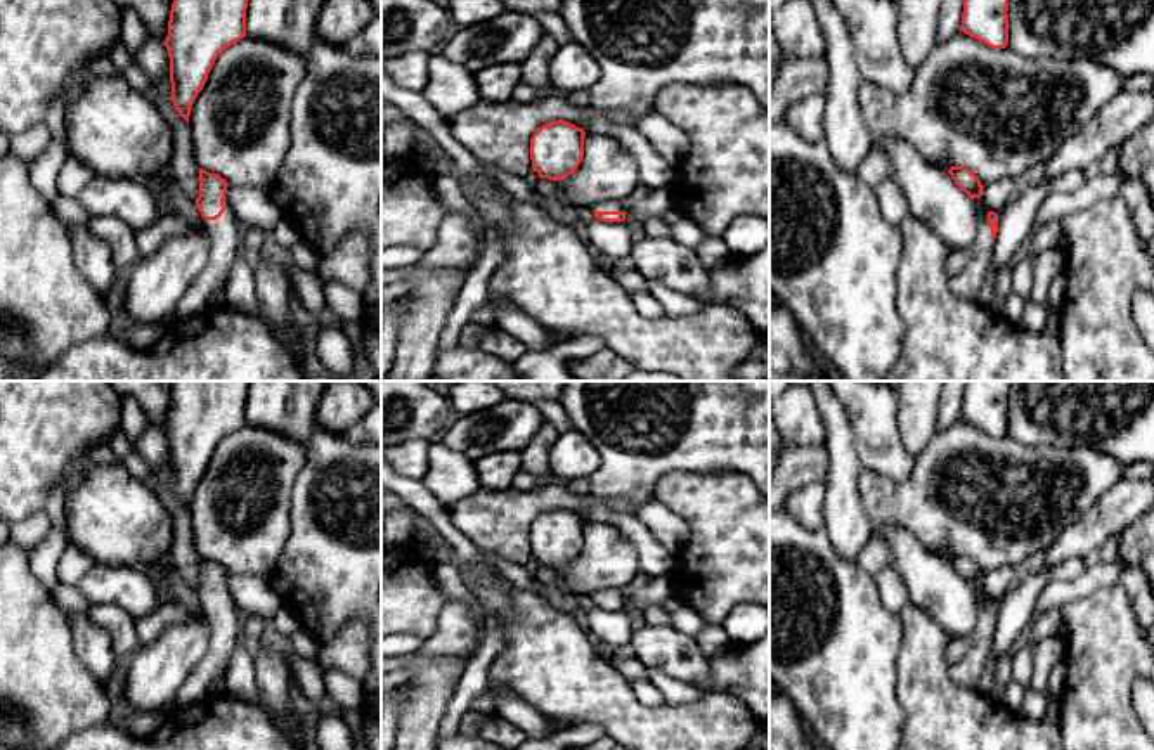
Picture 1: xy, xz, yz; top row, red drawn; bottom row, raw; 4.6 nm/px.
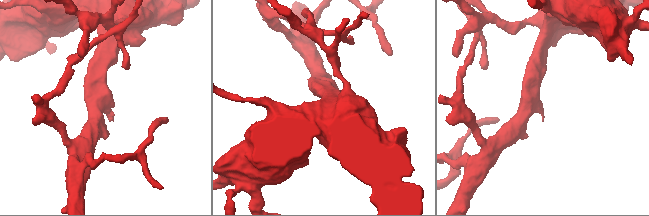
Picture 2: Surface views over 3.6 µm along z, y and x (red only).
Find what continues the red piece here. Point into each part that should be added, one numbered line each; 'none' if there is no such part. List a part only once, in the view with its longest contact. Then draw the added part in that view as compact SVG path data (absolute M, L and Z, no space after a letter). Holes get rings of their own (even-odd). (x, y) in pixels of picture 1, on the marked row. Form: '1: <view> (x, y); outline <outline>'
1: xy (226, 232); outline M229 201L217 220L204 220L211 236L210 260L204 270L191 282L177 305L177 317L191 317L210 308L210 300L227 288L232 265L241 251L241 225Z

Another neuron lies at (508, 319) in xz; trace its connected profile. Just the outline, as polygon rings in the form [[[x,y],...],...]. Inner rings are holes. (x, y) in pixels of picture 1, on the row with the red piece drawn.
[[[506,300],[497,303],[496,327],[497,333],[511,334],[520,339],[528,350],[544,352],[554,343],[554,338],[541,324]]]

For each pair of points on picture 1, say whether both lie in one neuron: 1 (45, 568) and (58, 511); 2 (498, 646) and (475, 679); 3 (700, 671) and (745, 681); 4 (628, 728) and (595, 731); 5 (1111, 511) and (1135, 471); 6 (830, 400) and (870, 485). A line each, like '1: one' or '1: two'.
1: one
2: one
3: two
4: two
5: two
6: two

